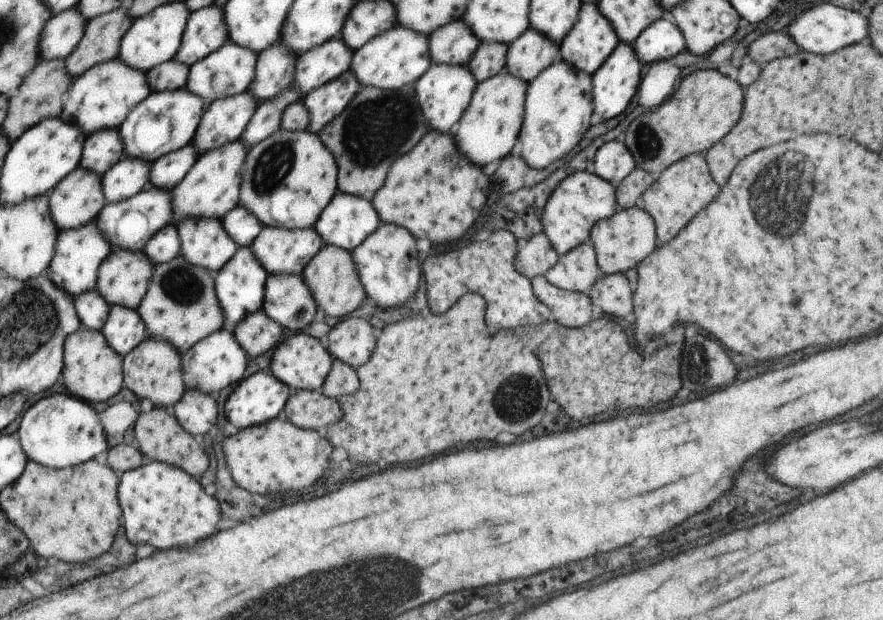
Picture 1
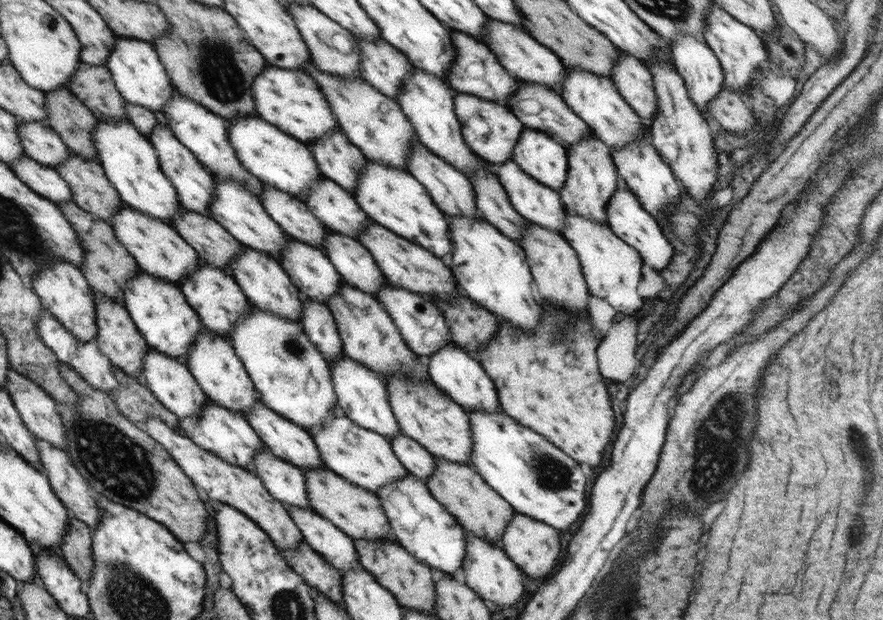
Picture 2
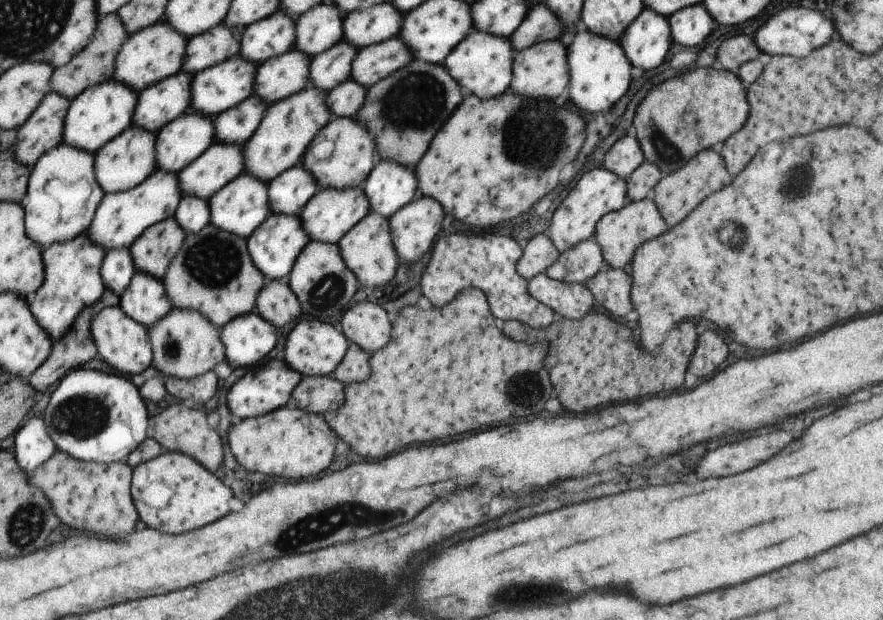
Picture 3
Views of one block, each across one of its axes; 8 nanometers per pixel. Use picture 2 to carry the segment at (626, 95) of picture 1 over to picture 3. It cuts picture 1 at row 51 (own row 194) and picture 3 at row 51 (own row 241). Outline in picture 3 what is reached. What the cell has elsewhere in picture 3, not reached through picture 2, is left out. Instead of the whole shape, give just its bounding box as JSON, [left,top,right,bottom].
[619,8,672,70]

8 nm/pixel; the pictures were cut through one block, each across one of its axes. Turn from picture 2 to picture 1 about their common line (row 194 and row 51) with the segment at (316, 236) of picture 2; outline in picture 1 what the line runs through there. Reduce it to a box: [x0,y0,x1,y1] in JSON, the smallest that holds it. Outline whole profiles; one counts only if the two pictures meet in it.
[248,42,296,104]

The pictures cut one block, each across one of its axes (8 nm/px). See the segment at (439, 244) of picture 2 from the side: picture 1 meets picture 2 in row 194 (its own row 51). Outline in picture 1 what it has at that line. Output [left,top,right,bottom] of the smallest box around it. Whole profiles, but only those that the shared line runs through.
[350,24,431,90]

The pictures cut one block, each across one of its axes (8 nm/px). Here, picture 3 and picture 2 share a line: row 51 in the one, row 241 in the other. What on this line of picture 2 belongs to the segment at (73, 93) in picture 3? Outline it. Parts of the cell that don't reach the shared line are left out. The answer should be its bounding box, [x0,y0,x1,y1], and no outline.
[56,200,139,304]

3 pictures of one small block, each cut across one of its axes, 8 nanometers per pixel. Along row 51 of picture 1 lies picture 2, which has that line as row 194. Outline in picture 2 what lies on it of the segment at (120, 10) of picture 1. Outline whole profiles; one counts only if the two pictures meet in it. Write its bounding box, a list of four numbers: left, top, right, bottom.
[56,154,124,223]

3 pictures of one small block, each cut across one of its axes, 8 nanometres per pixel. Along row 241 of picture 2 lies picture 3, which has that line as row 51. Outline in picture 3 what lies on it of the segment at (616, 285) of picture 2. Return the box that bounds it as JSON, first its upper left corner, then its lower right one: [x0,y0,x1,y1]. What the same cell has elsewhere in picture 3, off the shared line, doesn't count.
[567,27,632,116]

